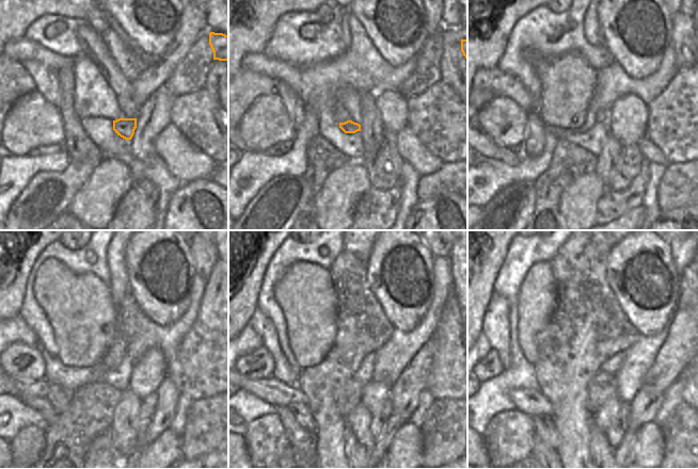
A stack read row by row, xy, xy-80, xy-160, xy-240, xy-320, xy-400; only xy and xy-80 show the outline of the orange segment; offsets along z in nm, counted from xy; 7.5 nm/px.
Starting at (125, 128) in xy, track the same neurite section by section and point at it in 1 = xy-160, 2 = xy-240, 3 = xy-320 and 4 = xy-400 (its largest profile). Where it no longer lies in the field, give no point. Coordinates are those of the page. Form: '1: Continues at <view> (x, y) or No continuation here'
1: Continues at xy-160 (567, 82)
2: Continues at xy-240 (79, 307)
3: Continues at xy-320 (305, 294)
4: Continues at xy-400 (538, 294).

